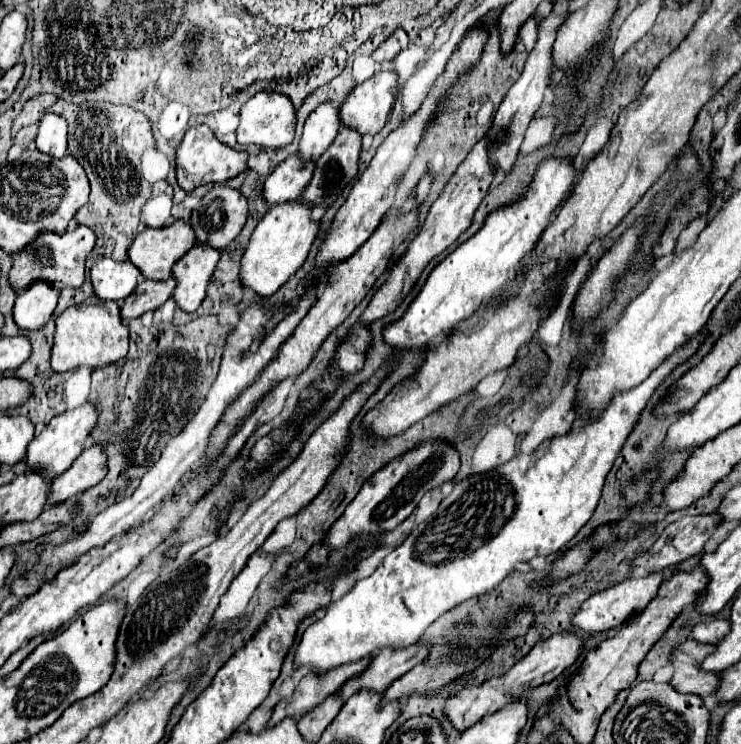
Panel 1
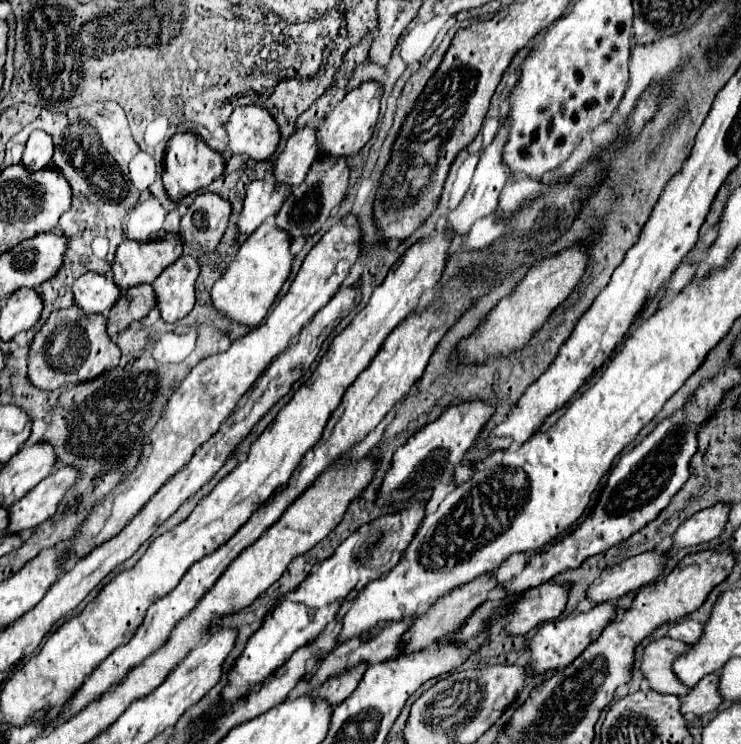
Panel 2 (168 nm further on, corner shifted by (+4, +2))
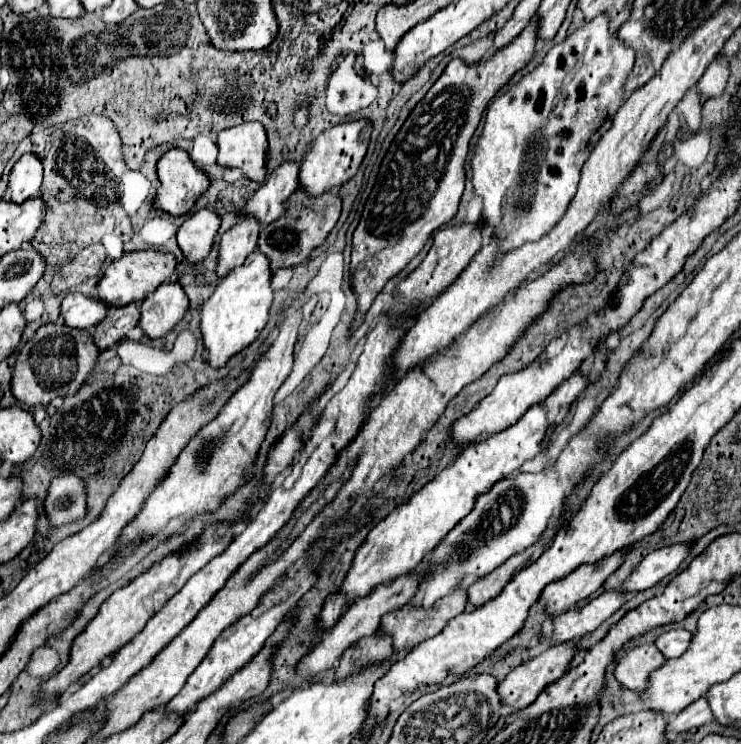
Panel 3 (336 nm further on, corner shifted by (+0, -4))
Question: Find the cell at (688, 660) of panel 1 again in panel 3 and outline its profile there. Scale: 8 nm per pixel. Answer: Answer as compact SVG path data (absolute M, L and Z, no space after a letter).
M641 644L627 652L625 658L619 660L615 668L615 678L629 690L643 692L649 688L651 672L655 672L659 666L665 664L665 656L661 654L655 644Z

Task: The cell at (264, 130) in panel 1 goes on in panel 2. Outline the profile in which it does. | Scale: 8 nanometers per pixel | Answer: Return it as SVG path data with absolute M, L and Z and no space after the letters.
M239 106L225 122L229 148L253 160L267 160L279 144L279 128L261 106Z

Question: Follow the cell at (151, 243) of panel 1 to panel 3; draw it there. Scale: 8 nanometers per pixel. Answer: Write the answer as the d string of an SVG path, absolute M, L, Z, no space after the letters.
M145 250L145 252L127 252L123 254L119 260L115 260L103 274L103 278L99 280L99 292L95 294L97 298L101 298L109 308L111 306L127 306L131 302L139 304L147 294L151 294L159 284L163 284L165 280L171 278L173 270L175 270L175 256L173 254L163 254L163 252L153 252L153 250Z

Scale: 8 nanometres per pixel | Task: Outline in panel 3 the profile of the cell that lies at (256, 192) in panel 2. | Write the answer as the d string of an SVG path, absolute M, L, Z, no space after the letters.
M247 216L243 222L237 222L233 228L229 228L219 244L219 264L217 264L217 274L225 276L231 268L241 266L245 258L257 248L261 232L261 222L257 218Z

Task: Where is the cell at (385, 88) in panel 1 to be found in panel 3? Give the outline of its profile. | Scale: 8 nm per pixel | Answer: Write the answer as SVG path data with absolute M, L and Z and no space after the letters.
M365 118L347 120L347 122L341 122L325 132L321 132L313 140L311 150L305 154L307 158L303 156L303 160L301 160L301 174L299 174L301 186L305 186L305 190L309 194L323 194L327 190L341 188L349 178L353 178L357 174L357 168L367 154L371 132L373 132L373 124L371 124L371 120L365 120Z

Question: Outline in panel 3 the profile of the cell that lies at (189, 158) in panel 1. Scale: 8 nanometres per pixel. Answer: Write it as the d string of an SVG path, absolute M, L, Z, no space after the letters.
M183 148L167 150L157 162L159 190L155 208L173 216L187 214L195 200L209 188L209 176L199 170Z

